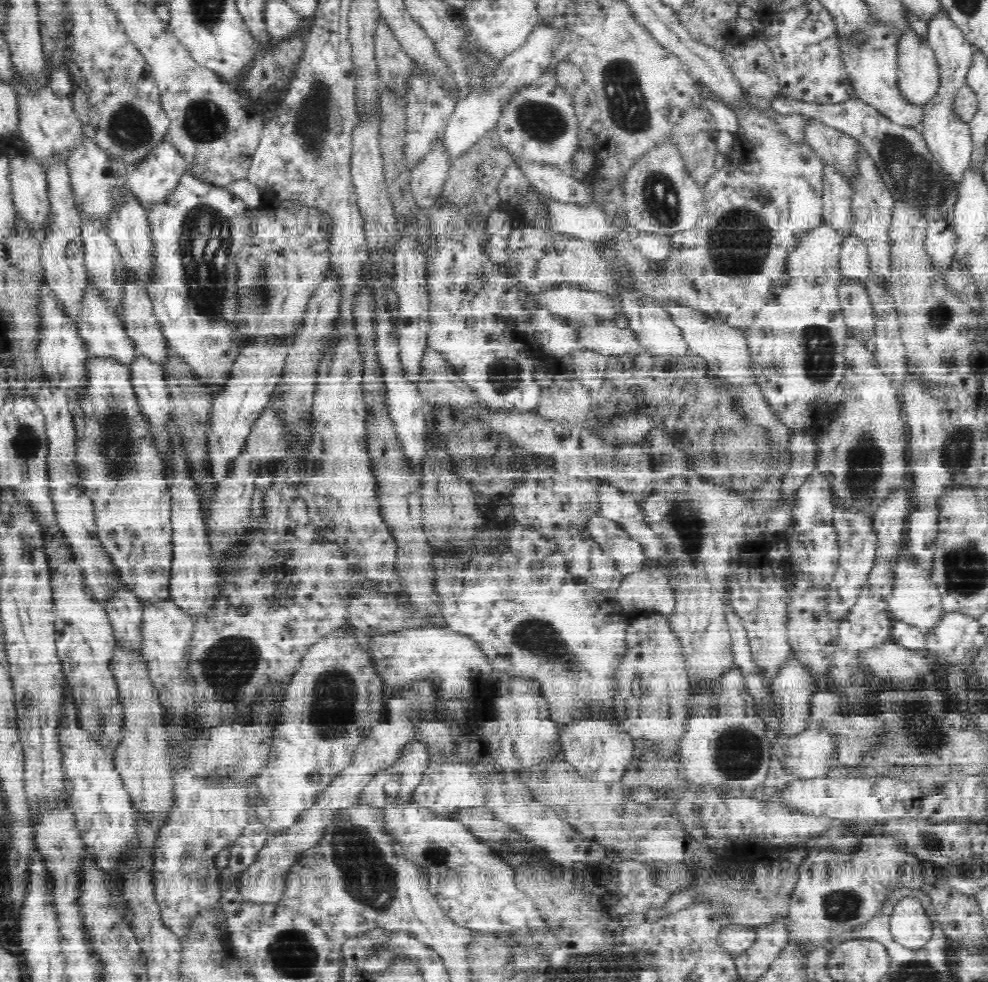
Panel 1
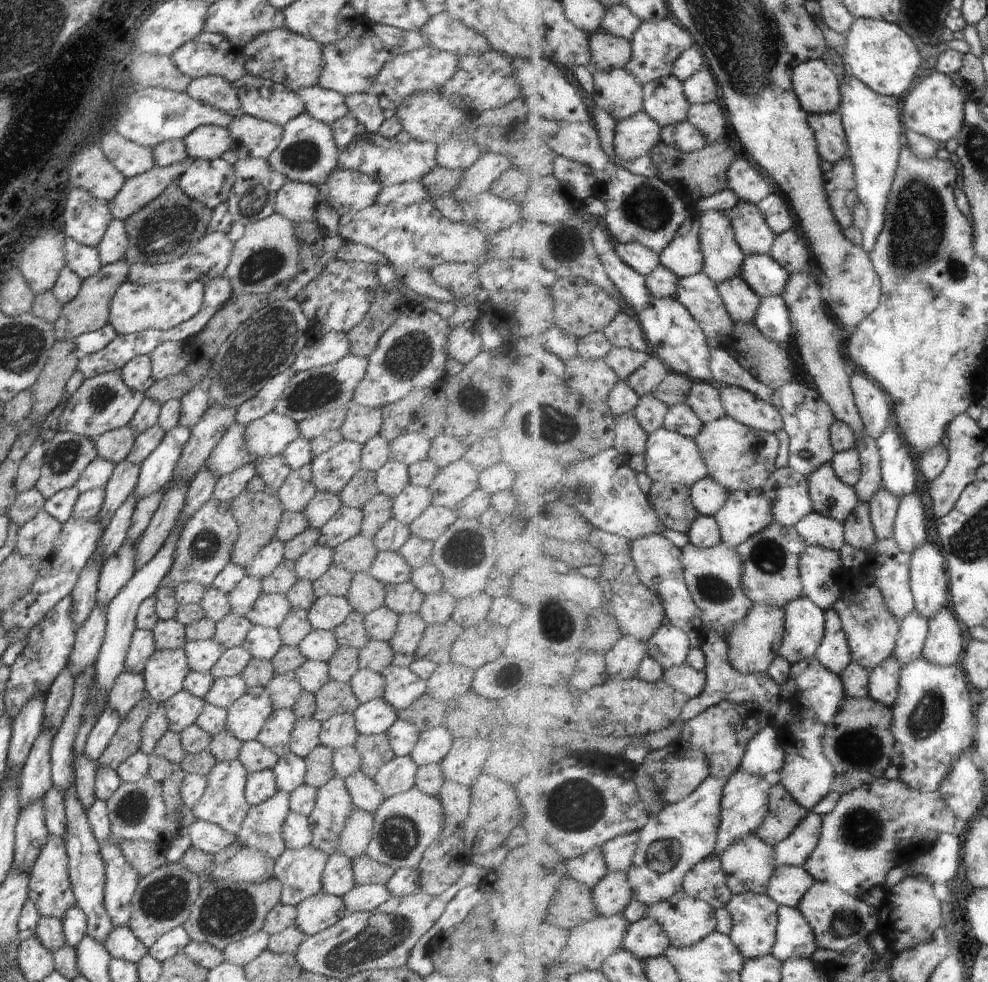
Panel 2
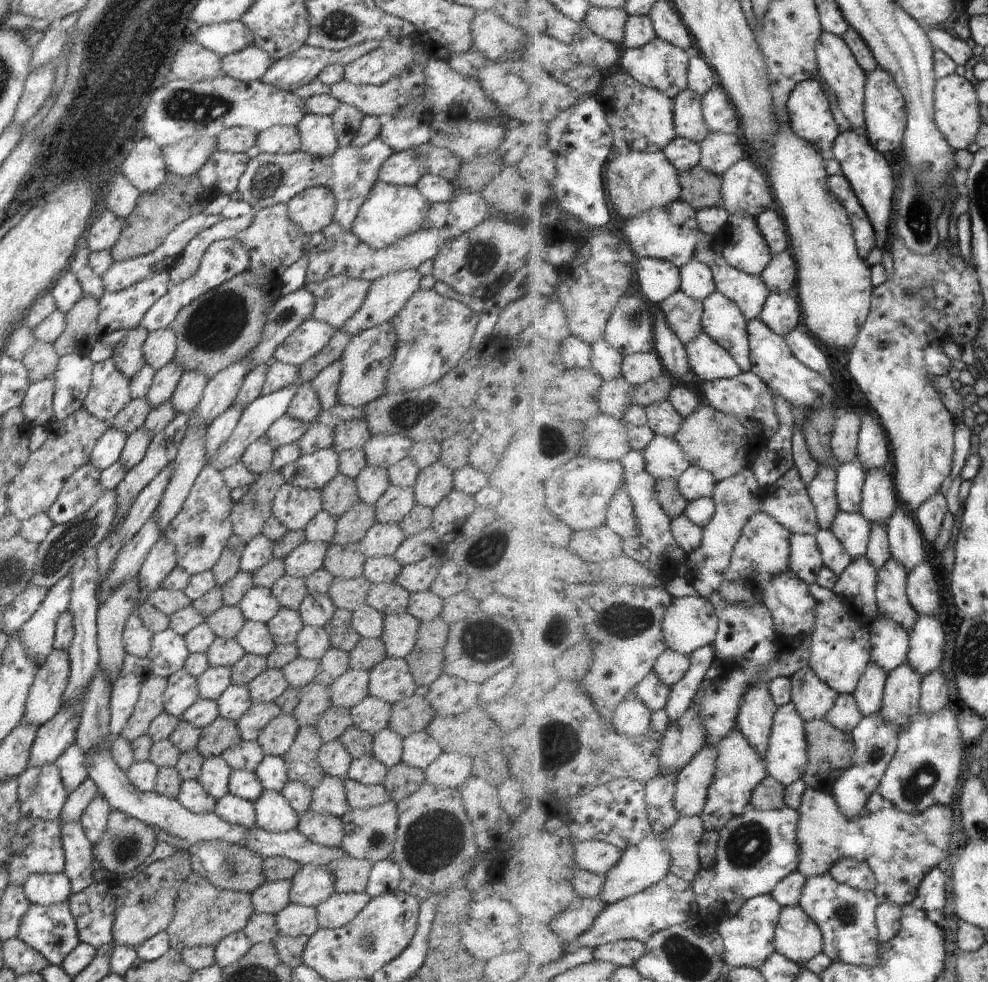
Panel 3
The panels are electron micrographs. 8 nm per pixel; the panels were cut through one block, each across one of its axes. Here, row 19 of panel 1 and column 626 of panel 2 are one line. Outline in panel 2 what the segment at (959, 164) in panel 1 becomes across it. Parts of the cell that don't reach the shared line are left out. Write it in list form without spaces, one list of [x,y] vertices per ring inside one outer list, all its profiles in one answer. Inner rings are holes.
[[[645,916],[630,926],[630,930],[624,936],[623,949],[636,954],[640,960],[647,961],[666,955],[671,946],[671,936],[664,930],[663,924],[660,924],[656,917]]]

